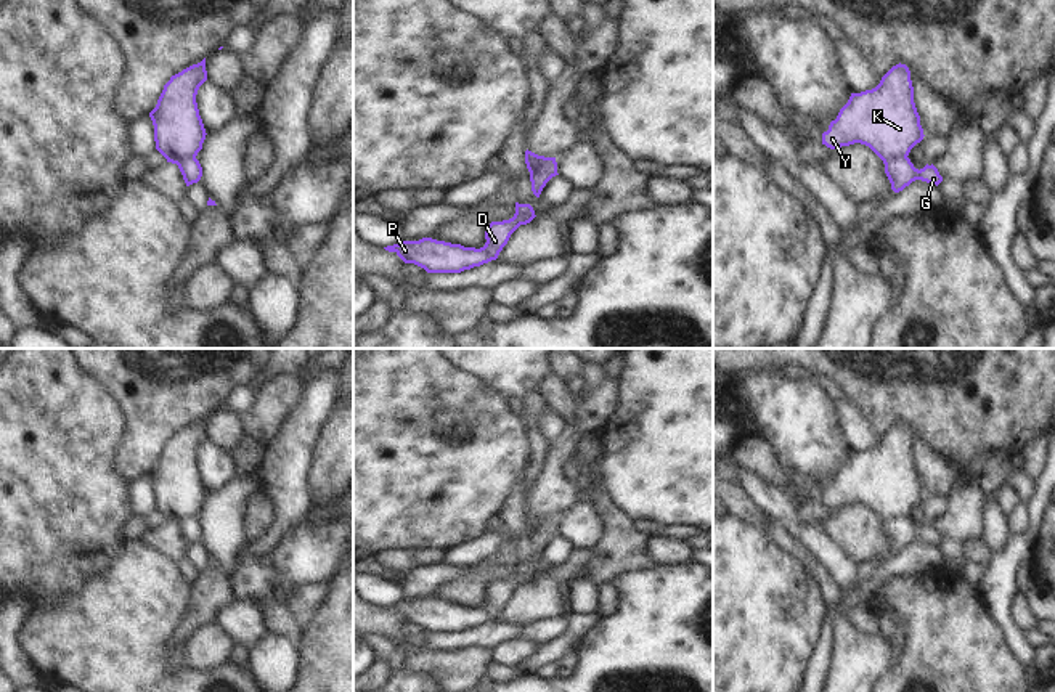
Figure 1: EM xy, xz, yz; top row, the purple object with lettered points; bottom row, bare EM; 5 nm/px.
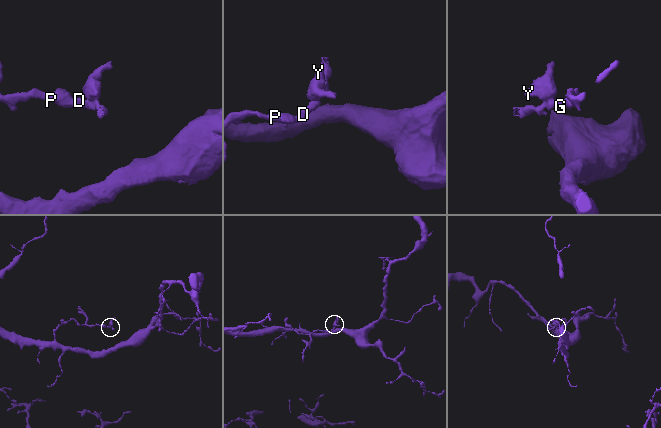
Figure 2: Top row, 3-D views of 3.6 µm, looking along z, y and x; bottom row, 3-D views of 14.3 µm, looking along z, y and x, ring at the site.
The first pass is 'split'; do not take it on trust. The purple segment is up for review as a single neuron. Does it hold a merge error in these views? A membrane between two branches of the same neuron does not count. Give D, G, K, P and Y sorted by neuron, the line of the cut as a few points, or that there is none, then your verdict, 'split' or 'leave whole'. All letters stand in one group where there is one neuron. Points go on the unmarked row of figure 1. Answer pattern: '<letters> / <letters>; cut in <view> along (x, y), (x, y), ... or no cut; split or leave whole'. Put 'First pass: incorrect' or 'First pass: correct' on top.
First pass: correct
D G P / K Y; cut in yz along (906, 516), (883, 522); split

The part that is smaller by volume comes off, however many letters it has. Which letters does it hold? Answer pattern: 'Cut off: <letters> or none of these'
Cut off: K, Y

